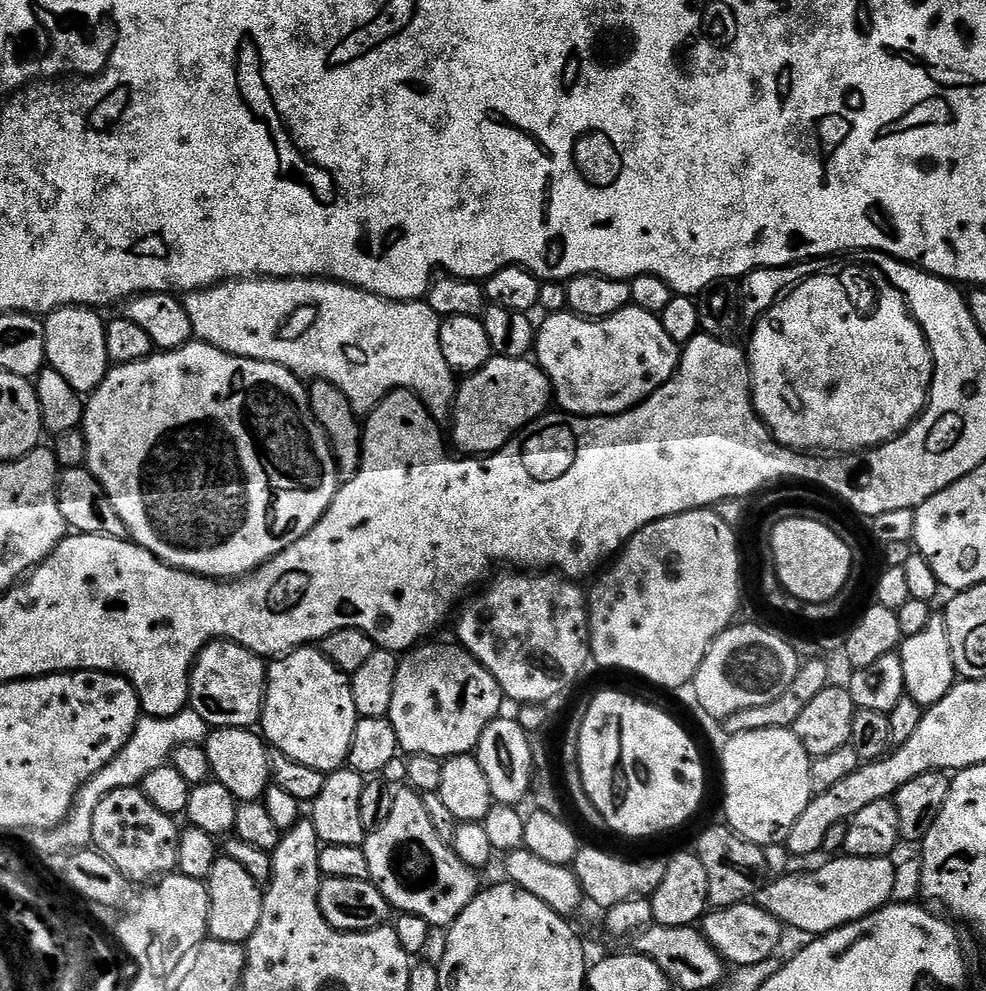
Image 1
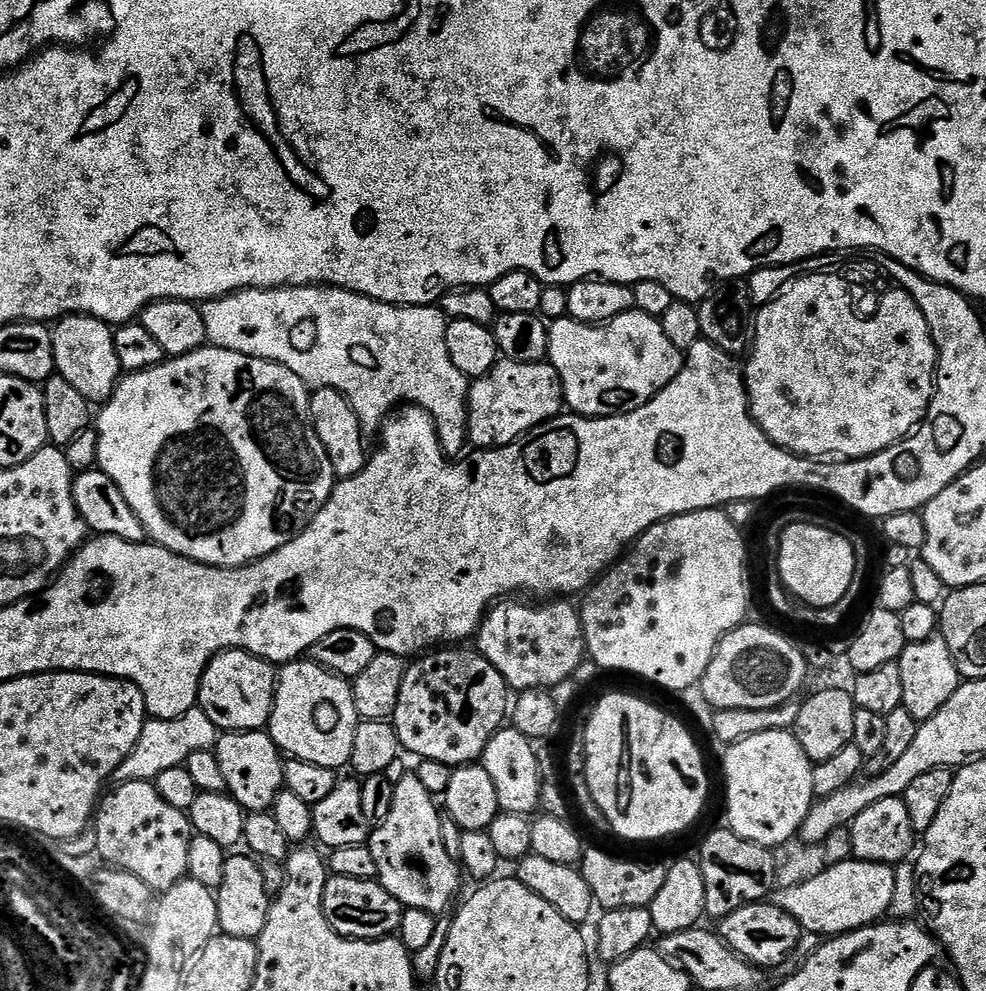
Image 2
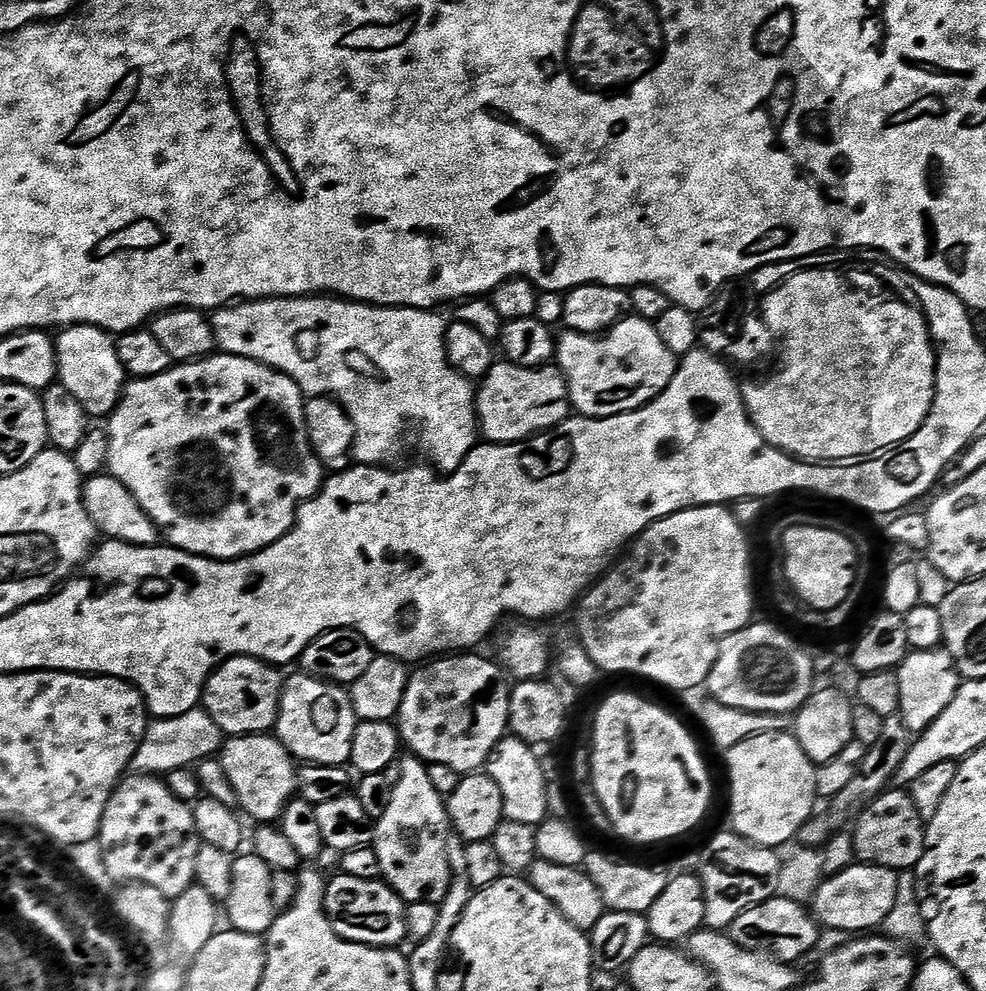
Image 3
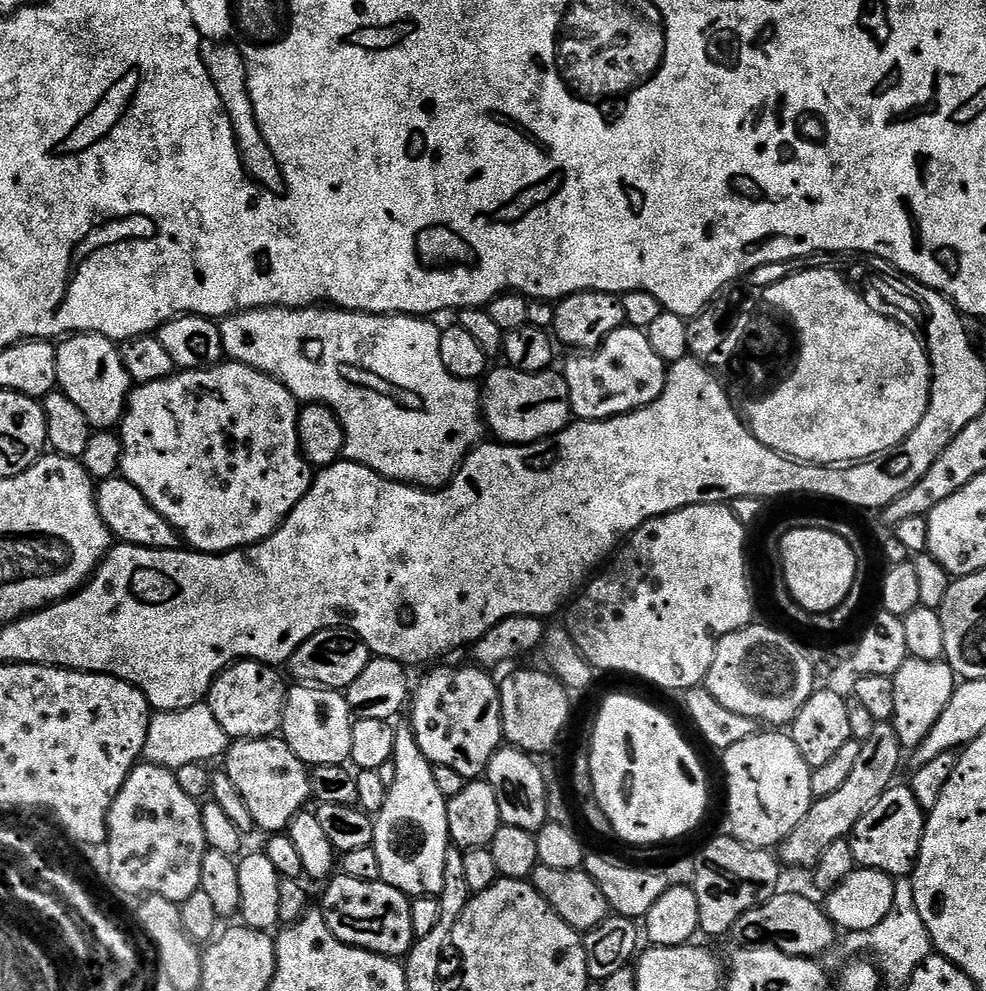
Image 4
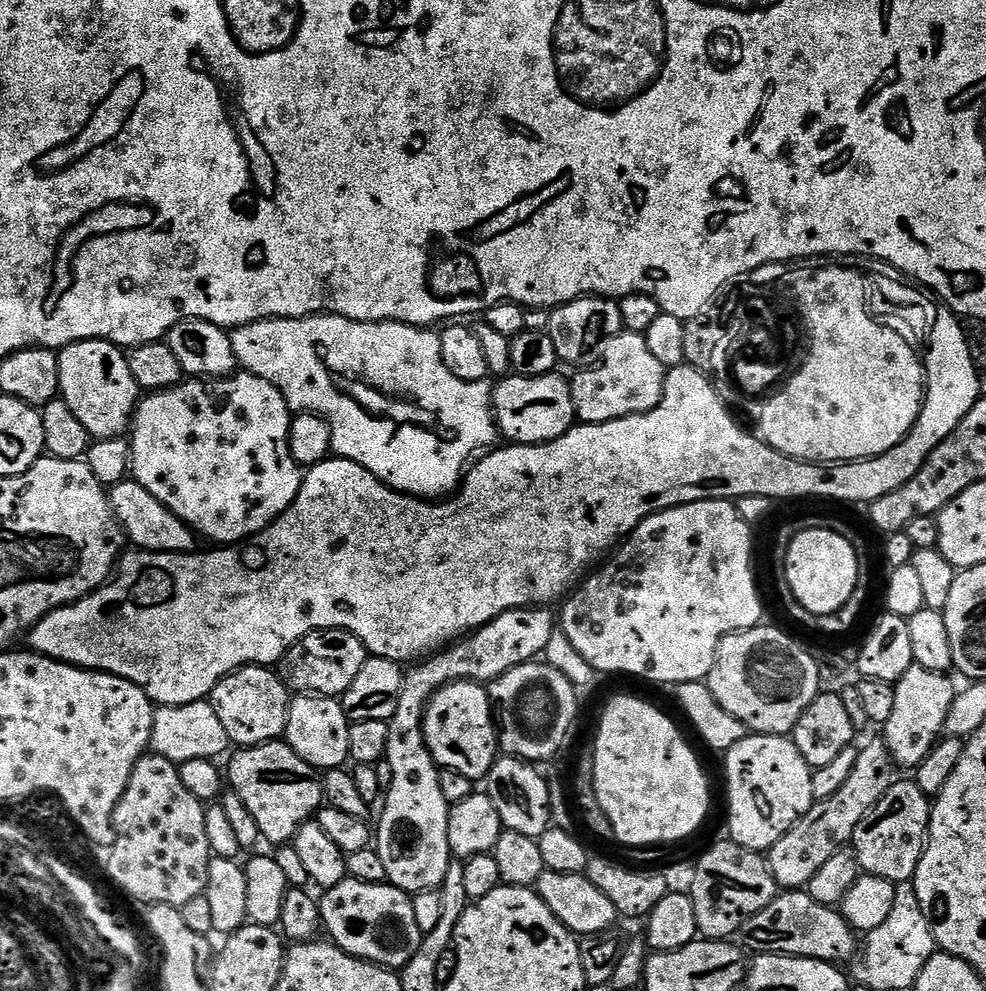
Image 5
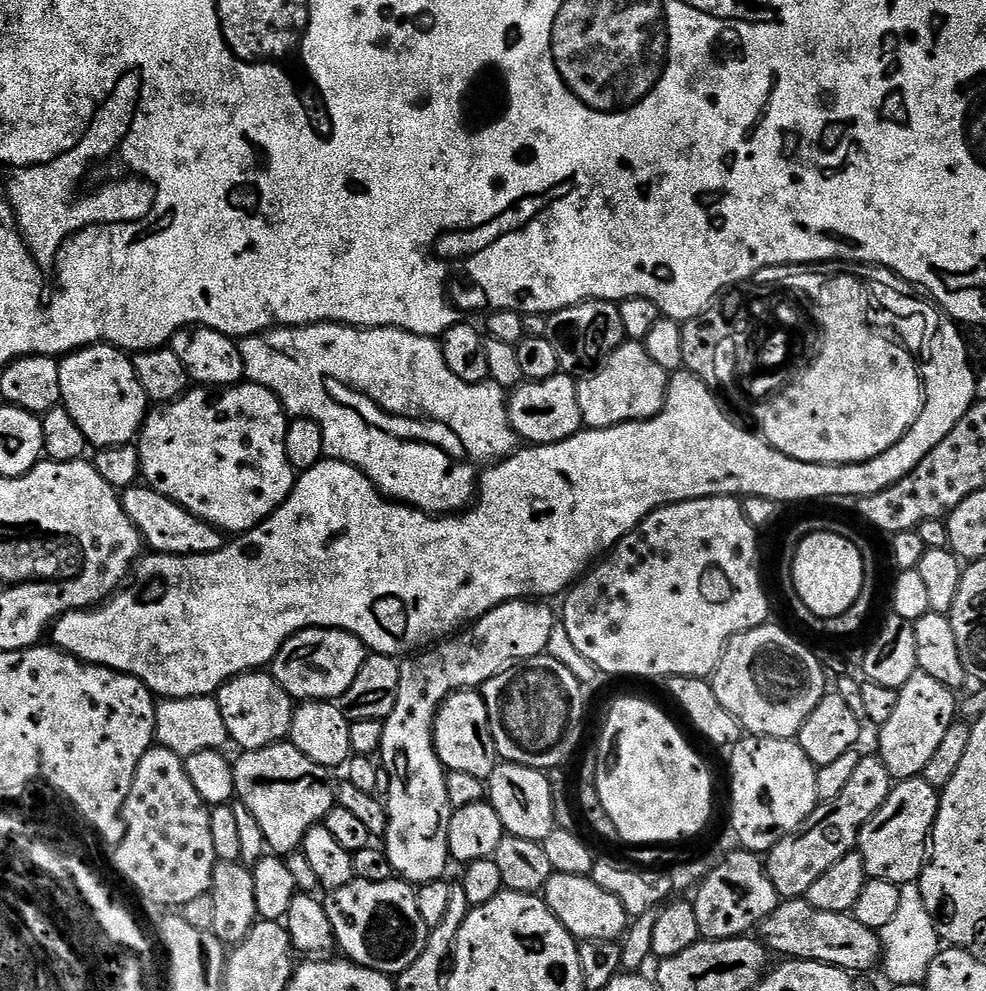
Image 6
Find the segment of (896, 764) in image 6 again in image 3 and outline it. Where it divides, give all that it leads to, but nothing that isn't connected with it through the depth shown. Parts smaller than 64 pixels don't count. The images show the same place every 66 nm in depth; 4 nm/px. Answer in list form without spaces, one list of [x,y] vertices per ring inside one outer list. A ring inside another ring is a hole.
[[[927,648],[926,650],[909,651],[907,658],[895,669],[898,678],[898,698],[900,699],[899,716],[907,726],[909,732],[919,734],[933,724],[954,702],[954,694],[958,694],[962,683],[962,677],[956,663],[947,648]]]

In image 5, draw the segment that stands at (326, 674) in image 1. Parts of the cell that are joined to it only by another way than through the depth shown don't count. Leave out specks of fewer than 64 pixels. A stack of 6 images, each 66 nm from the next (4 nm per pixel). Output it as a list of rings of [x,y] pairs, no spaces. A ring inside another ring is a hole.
[[[296,694],[288,705],[288,721],[283,739],[299,756],[317,770],[344,768],[349,763],[350,721],[339,699],[315,694]]]

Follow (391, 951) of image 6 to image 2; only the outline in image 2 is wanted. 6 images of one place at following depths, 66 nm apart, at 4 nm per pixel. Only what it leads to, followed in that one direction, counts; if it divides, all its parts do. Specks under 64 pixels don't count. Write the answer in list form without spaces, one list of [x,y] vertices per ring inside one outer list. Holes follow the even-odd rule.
[[[332,876],[324,881],[324,913],[333,930],[347,940],[383,940],[399,933],[404,910],[404,905],[381,886],[379,879]]]

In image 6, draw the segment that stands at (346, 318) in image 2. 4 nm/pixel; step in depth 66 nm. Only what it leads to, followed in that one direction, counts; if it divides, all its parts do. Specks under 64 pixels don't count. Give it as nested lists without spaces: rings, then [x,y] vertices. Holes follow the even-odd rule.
[[[308,324],[304,328],[274,328],[259,336],[245,336],[239,341],[245,377],[251,383],[270,390],[283,406],[289,417],[318,422],[324,439],[324,454],[329,460],[341,460],[366,474],[370,482],[389,500],[399,500],[401,504],[411,504],[429,514],[456,514],[467,509],[474,500],[474,489],[478,484],[478,467],[489,462],[499,462],[511,456],[518,448],[518,437],[512,429],[508,417],[508,396],[506,389],[492,380],[481,384],[462,382],[450,366],[446,366],[444,349],[439,339],[404,332],[400,328],[350,328],[347,324]]]

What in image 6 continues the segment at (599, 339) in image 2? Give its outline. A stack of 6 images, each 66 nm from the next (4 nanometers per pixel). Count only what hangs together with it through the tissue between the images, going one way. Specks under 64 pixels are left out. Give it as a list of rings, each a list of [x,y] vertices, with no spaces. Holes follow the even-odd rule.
[[[625,342],[607,361],[577,383],[578,410],[585,429],[613,428],[632,420],[650,420],[664,408],[670,373],[662,370],[640,342]]]

